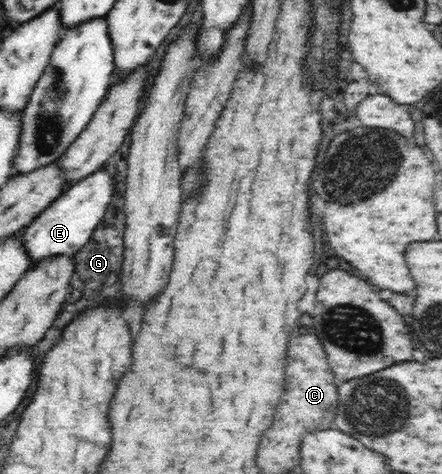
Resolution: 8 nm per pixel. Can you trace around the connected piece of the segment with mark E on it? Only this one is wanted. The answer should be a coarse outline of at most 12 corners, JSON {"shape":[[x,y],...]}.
{"shape":[[103,166],[21,232],[32,265],[79,252],[115,188]]}

